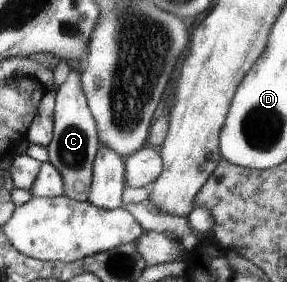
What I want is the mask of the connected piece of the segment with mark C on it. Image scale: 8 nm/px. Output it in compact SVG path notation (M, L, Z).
M71 68L67 77L56 90L52 138L46 147L48 162L62 177L64 195L70 200L79 202L86 201L92 178L92 163L100 144L96 136L96 125L82 90L80 74L81 69Z

